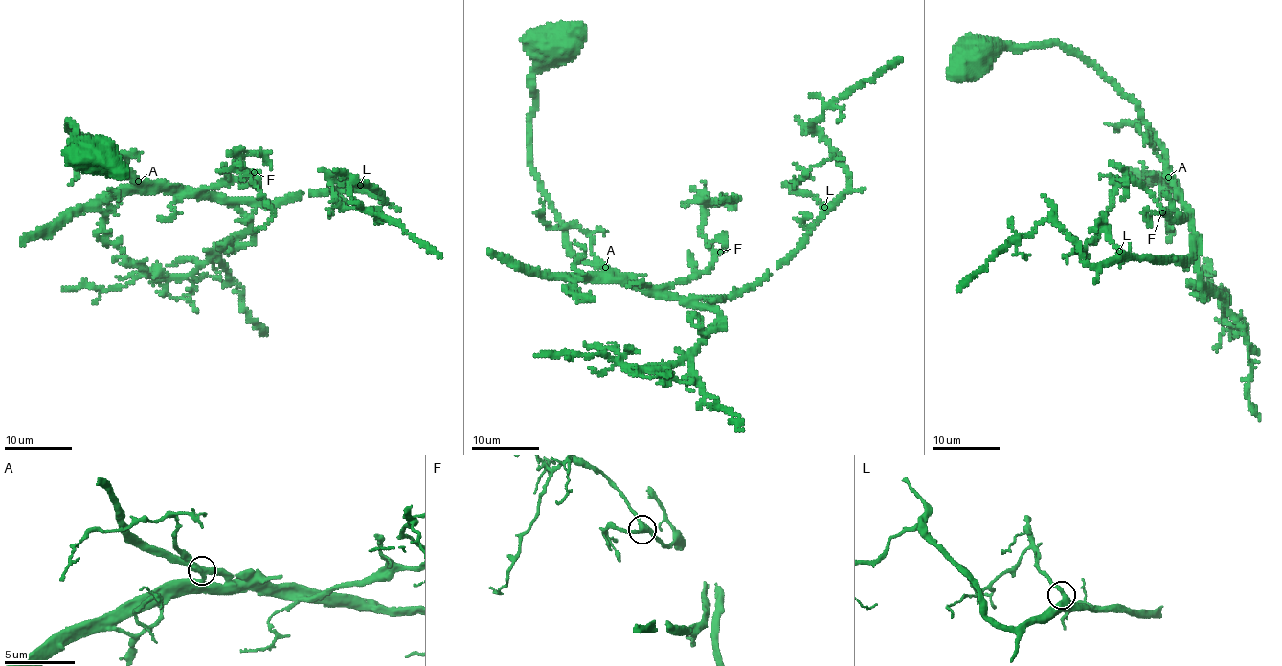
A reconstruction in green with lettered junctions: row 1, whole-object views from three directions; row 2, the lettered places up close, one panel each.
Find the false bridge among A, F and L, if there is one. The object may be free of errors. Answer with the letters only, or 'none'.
none

